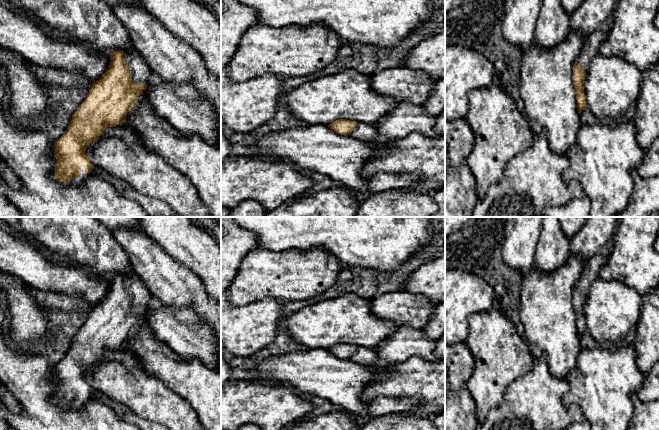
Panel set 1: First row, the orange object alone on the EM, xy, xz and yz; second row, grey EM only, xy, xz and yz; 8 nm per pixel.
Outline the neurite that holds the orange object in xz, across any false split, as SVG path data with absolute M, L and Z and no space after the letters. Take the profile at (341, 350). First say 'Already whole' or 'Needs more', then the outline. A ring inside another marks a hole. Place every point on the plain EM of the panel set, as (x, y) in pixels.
Needs more. M338 343L328 349L330 353L340 359L351 359L363 365L376 365L382 363L373 348L367 346Z

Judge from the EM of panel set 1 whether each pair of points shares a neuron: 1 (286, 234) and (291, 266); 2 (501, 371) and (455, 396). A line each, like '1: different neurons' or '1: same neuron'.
1: different neurons
2: different neurons

